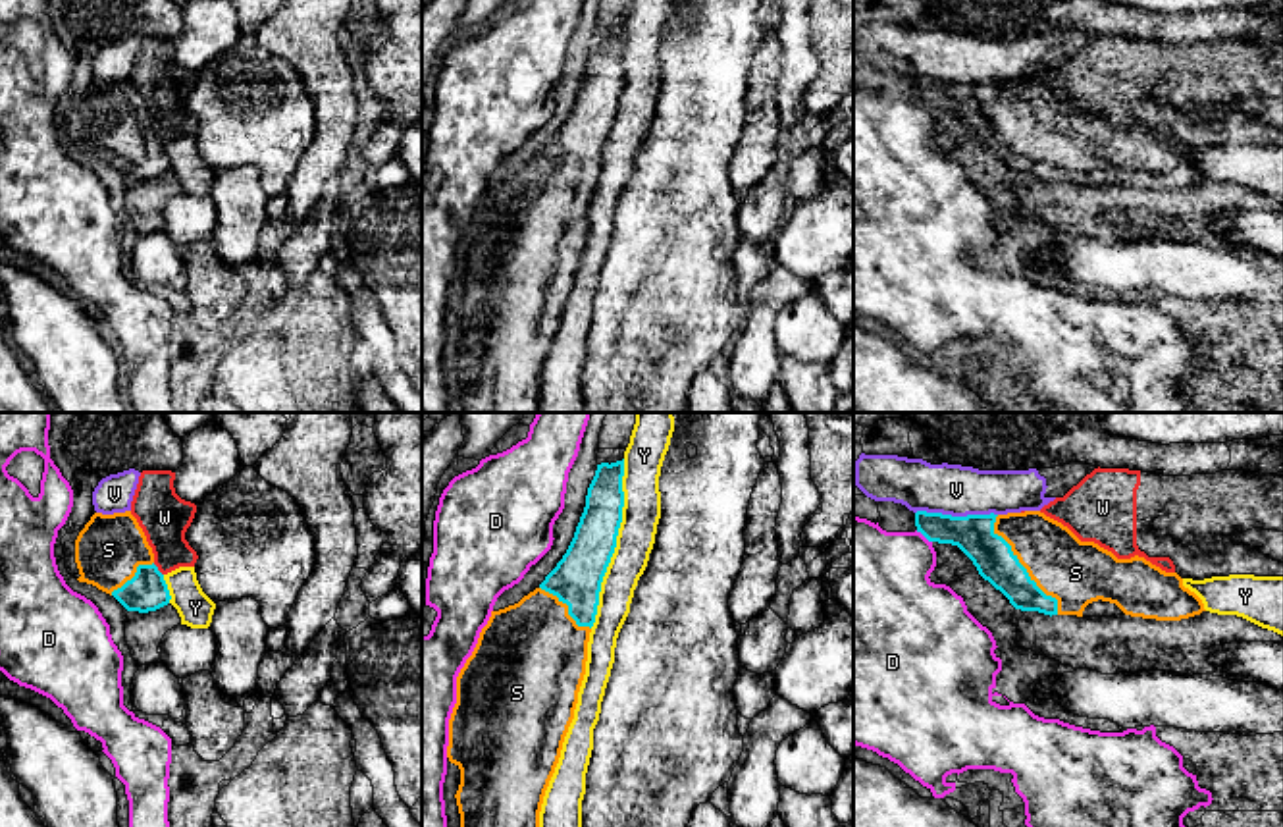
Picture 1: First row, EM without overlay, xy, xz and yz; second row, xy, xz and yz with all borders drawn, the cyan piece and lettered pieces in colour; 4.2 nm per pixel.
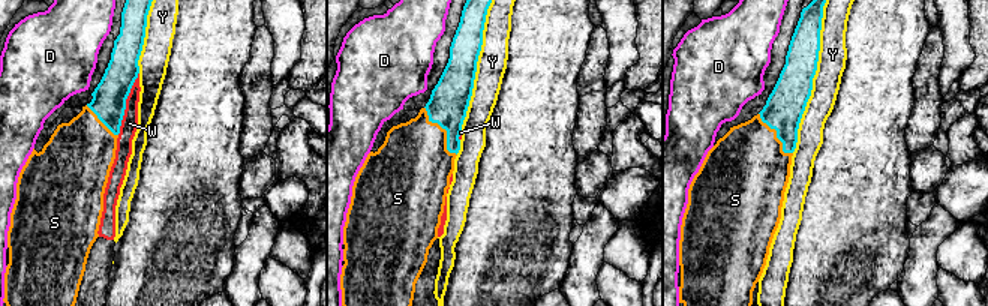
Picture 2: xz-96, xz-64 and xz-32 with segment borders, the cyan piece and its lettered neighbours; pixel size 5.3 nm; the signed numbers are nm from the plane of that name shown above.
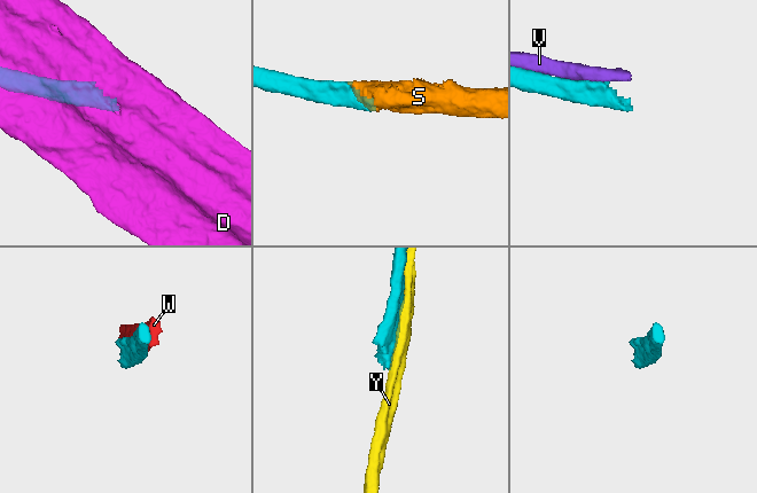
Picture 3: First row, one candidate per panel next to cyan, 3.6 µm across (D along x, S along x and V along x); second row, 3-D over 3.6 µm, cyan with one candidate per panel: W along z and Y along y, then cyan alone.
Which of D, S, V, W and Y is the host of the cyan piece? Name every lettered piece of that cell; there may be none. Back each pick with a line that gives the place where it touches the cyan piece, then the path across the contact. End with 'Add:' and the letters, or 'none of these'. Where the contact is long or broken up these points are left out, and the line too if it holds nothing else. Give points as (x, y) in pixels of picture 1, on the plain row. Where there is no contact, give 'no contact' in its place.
S: contact yz (1023, 135)
Add: S

